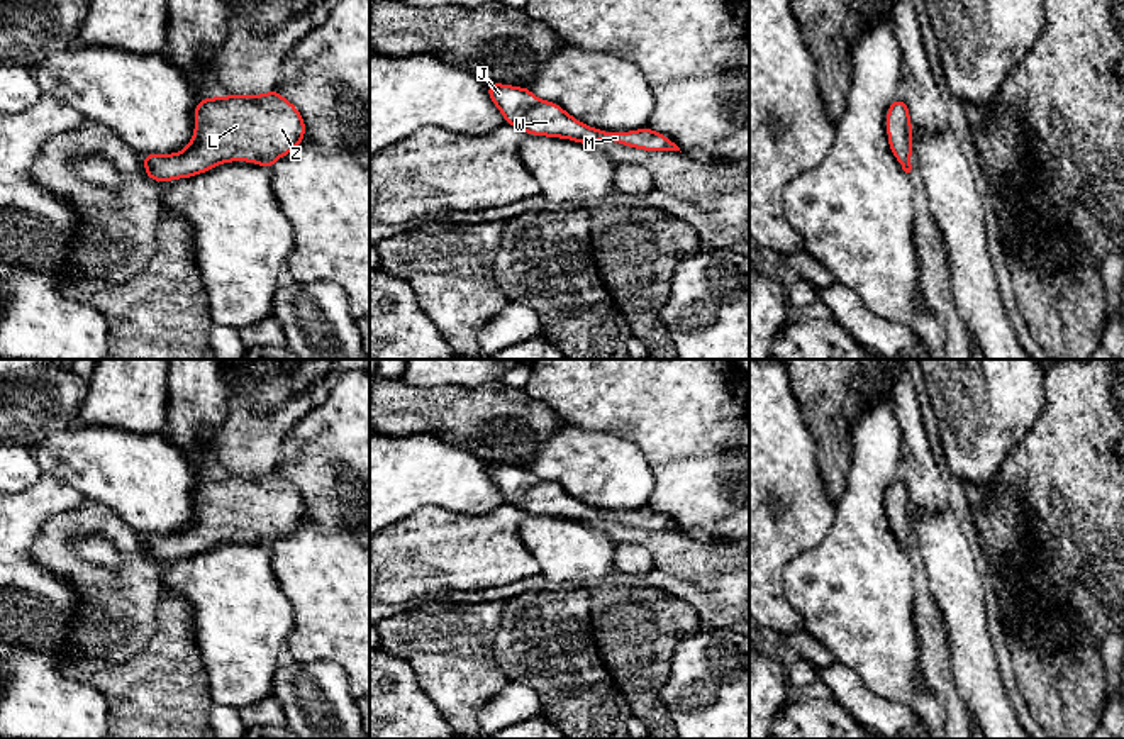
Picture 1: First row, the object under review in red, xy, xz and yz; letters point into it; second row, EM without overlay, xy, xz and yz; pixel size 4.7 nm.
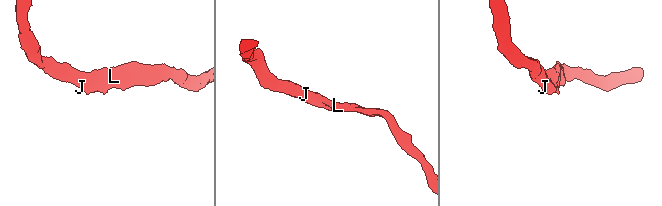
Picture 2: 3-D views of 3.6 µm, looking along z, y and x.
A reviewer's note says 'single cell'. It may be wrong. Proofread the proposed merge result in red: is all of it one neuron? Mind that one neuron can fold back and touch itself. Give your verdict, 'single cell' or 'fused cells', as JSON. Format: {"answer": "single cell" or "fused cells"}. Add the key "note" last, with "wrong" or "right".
{"answer": "single cell", "note": "right"}

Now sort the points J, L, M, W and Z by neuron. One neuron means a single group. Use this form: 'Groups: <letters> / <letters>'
Groups: J L M W Z

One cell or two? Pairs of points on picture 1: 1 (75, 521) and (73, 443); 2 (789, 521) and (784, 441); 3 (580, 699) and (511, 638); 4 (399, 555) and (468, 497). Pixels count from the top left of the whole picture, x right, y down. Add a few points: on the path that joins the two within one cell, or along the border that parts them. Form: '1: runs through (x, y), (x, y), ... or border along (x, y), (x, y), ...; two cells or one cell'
1: border along (89, 497), (105, 504), (122, 519); two cells
2: runs through (784, 500), (784, 461); one cell
3: runs through (563, 682), (528, 648); one cell
4: border along (494, 511), (468, 514), (419, 507), (414, 512); two cells

